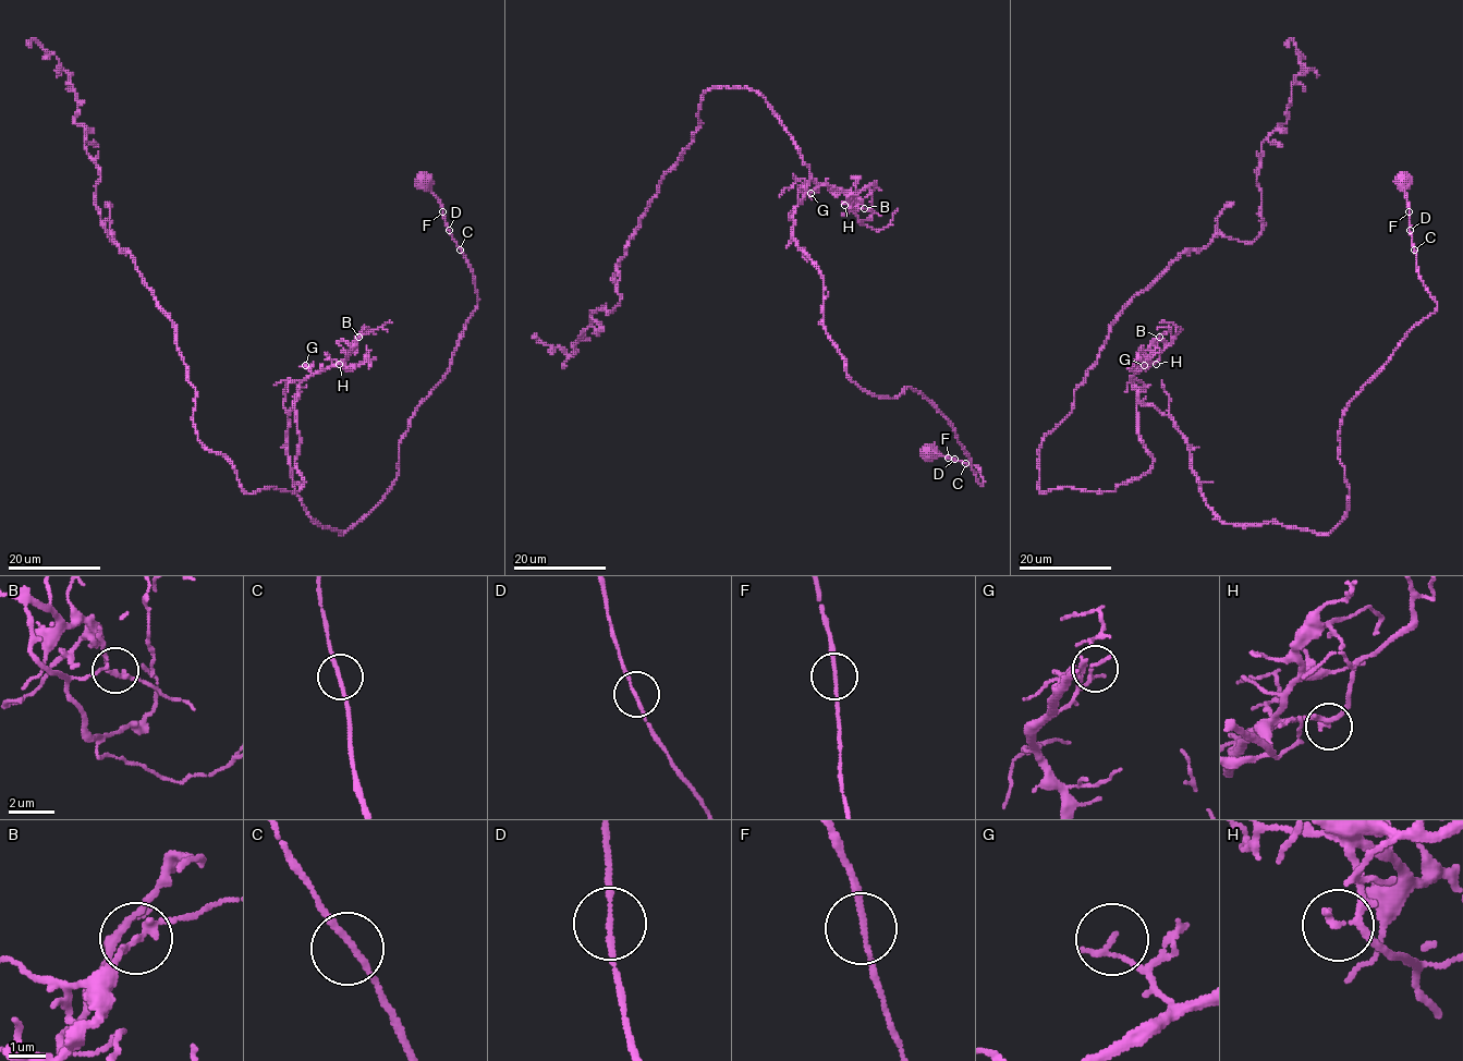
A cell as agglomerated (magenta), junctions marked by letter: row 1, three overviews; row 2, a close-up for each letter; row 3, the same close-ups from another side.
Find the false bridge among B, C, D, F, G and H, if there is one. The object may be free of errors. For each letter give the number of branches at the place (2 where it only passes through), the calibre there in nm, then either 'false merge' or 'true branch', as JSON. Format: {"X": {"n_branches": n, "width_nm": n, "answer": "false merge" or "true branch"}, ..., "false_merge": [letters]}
{"B": {"n_branches": 2, "width_nm": 180, "answer": "true branch"}, "C": {"n_branches": 2, "width_nm": 160, "answer": "true branch"}, "D": {"n_branches": 2, "width_nm": 140, "answer": "true branch"}, "F": {"n_branches": 2, "width_nm": 150, "answer": "true branch"}, "G": {"n_branches": 2, "width_nm": 120, "answer": "true branch"}, "H": {"n_branches": 2, "width_nm": 190, "answer": "true branch"}, "false_merge": []}

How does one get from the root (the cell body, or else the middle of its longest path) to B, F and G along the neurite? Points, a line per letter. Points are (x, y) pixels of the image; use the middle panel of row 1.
B: (929, 453), (984, 485), (921, 393), (874, 397), (849, 377), (824, 278), (793, 238), (806, 181), (864, 208)
F: (929, 453), (948, 458)
G: (929, 453), (984, 485), (921, 393), (874, 397), (849, 377), (824, 278), (793, 238), (811, 193)

